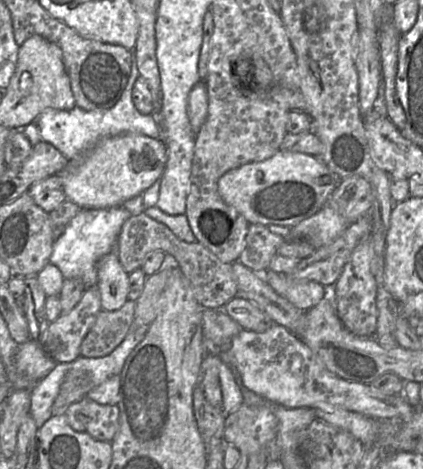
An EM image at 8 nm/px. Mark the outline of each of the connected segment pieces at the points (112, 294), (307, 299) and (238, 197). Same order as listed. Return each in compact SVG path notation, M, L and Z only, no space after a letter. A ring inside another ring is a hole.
M115 251L102 257L97 263L96 285L105 311L120 309L128 300L129 274L120 263Z
M272 270L254 272L255 276L266 282L277 294L286 298L295 307L307 311L323 298L324 286L316 282L297 282L284 273Z
M279 150L265 161L244 164L226 172L218 180L218 192L249 224L292 227L327 204L341 181L320 158Z

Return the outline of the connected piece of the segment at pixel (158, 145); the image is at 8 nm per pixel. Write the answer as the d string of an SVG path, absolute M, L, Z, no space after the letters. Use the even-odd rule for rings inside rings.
M124 133L101 140L81 158L69 159L57 174L68 200L84 209L110 208L143 194L161 177L167 159L167 146L162 139Z

